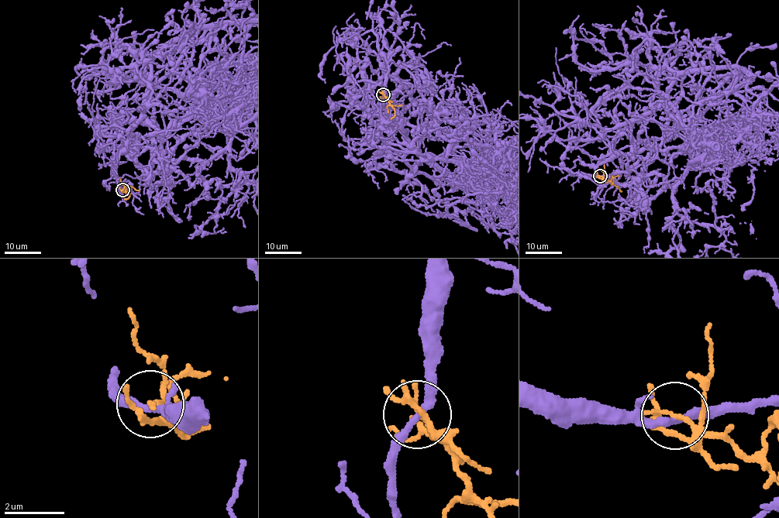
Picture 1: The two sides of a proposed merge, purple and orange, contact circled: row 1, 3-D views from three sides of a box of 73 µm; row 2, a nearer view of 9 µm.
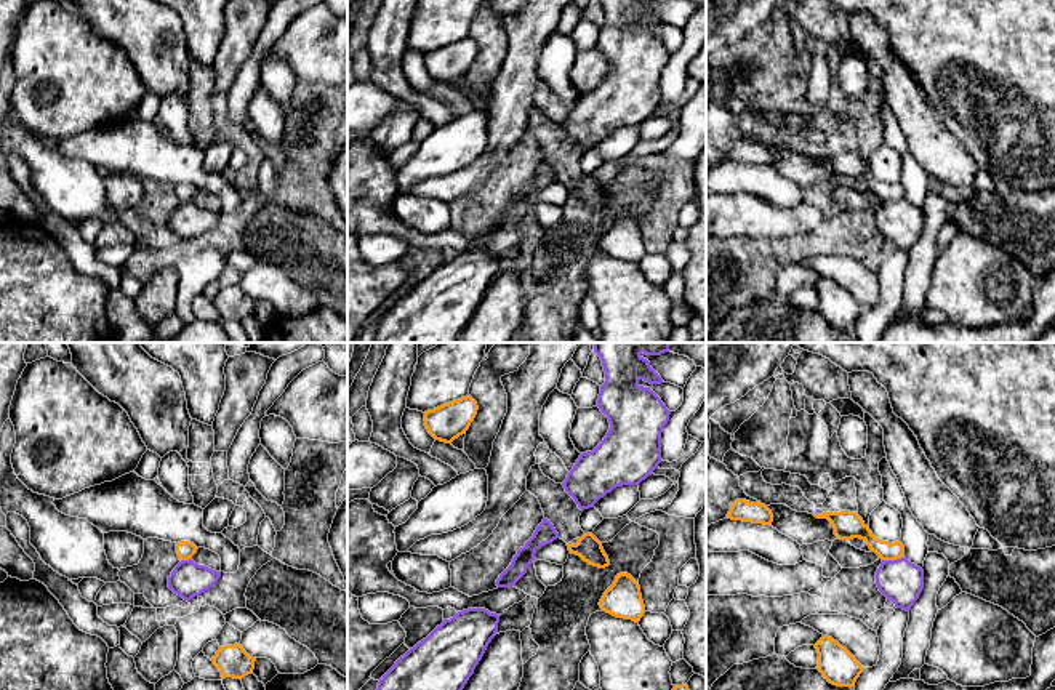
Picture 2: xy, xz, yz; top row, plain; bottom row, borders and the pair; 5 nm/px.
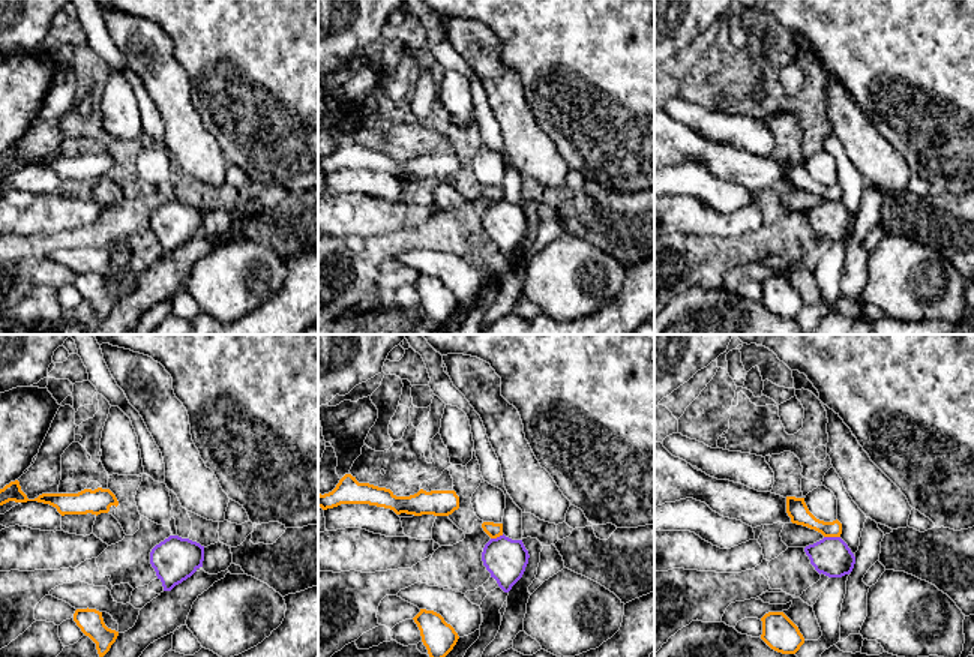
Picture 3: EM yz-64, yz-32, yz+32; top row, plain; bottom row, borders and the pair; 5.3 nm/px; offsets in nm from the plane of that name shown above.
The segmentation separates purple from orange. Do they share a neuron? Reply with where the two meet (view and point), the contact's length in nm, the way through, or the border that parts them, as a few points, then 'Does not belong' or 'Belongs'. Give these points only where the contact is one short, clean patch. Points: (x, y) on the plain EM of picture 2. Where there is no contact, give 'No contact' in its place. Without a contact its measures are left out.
Touches purple at yz (892, 202). Shared border 110 nm. Does not belong

